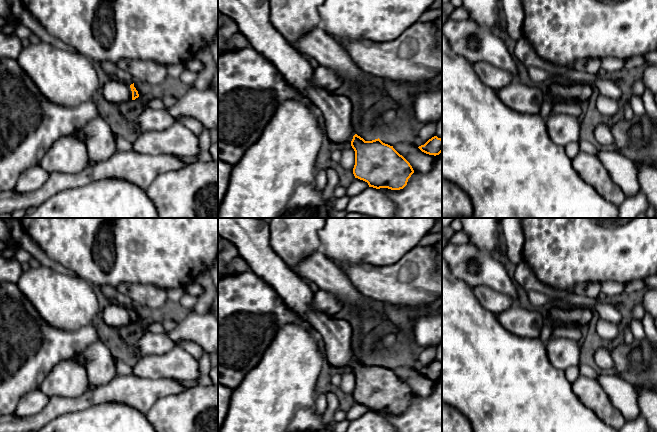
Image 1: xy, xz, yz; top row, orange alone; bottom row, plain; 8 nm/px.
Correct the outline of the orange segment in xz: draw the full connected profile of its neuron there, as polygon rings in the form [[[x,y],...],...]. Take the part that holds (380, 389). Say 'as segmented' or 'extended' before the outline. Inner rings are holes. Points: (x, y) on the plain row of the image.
extended | [[[218,218],[218,234],[234,245],[239,256],[246,261],[250,271],[261,277],[283,299],[285,304],[302,316],[319,334],[325,344],[325,360],[336,368],[351,368],[355,375],[355,402],[368,407],[376,413],[403,413],[414,397],[410,387],[393,370],[383,367],[379,362],[365,365],[358,360],[352,348],[353,329],[346,320],[336,319],[323,312],[312,309],[314,293],[308,283],[291,269],[270,247],[269,224],[260,218]]]

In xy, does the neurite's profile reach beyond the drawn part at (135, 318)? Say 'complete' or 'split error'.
split error

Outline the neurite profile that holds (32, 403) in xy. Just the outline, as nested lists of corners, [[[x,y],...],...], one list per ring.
[[[39,388],[24,395],[14,412],[19,417],[36,415],[48,404],[50,397],[45,395]]]

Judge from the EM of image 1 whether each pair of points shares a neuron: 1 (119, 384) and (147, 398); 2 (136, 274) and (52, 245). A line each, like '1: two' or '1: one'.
1: one
2: one

